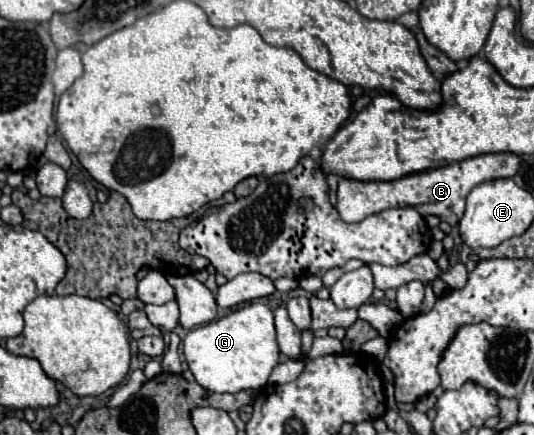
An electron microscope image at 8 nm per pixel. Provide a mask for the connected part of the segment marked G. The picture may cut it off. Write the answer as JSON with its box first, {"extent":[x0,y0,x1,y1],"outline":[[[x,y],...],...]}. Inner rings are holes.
{"extent":[182,300,280,394],"outline":[[[260,300],[245,303],[216,322],[190,330],[182,346],[194,380],[204,390],[216,394],[236,394],[242,390],[262,388],[280,360],[274,316],[272,310]]]}

